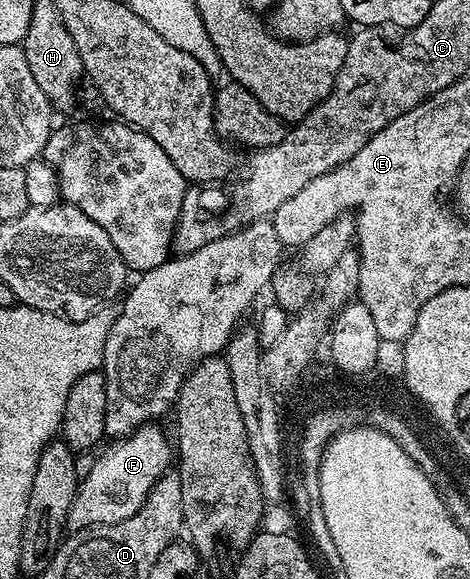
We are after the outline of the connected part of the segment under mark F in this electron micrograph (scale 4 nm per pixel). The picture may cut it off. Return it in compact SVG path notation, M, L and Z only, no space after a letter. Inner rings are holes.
M148 424L139 426L128 434L126 438L121 438L110 443L111 447L102 455L96 457L89 476L85 476L79 483L79 493L76 494L73 504L67 513L68 531L90 530L92 526L112 526L121 520L129 520L147 502L147 497L151 494L151 489L163 474L168 473L173 466L173 442L167 439L165 431L159 424Z

